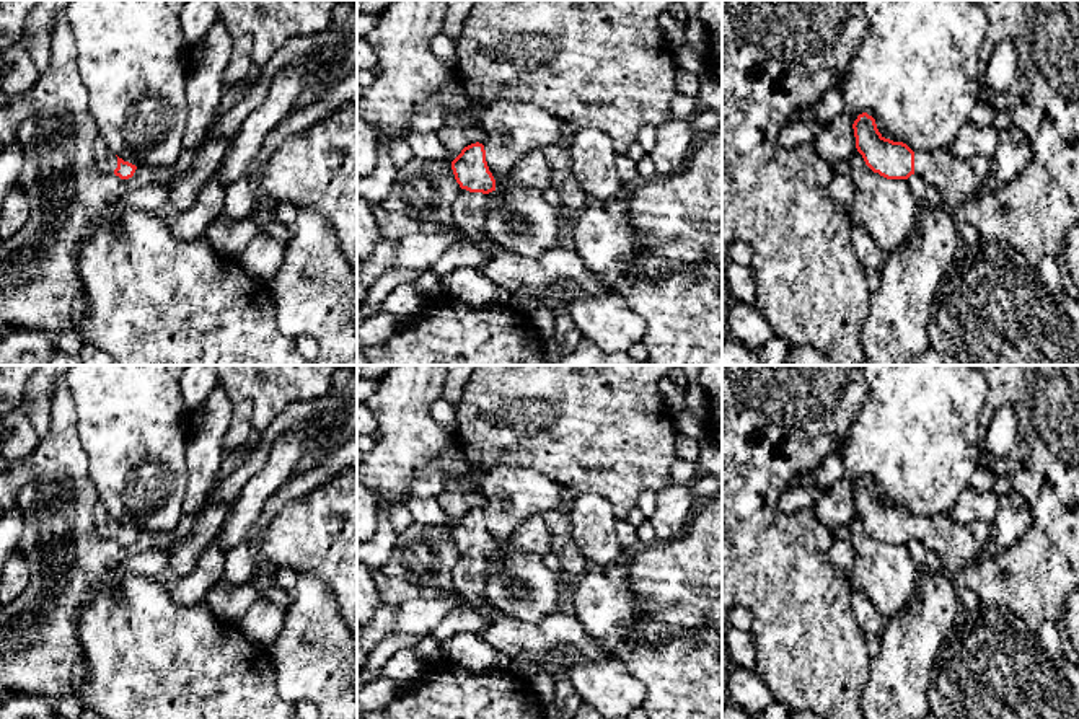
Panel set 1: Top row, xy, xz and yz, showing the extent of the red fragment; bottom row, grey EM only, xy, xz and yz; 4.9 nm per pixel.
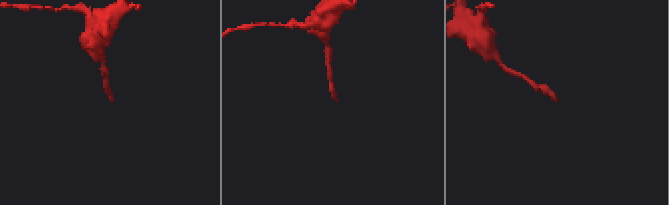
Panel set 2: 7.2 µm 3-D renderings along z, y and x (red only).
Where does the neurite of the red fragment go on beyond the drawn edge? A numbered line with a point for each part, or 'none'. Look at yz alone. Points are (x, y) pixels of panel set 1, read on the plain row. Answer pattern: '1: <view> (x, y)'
1: yz (955, 546)

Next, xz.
1: xz (470, 577)

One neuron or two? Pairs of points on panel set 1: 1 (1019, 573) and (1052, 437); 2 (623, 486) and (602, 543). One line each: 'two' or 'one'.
1: one
2: two

